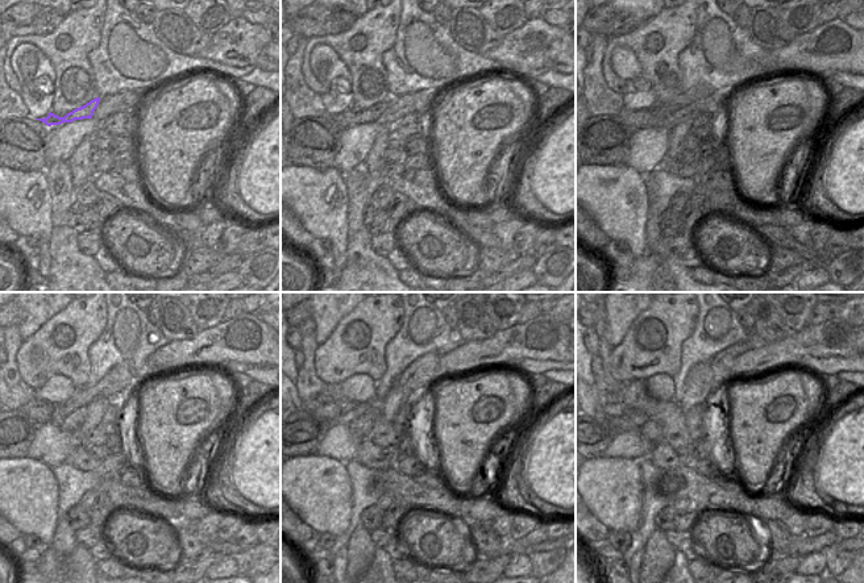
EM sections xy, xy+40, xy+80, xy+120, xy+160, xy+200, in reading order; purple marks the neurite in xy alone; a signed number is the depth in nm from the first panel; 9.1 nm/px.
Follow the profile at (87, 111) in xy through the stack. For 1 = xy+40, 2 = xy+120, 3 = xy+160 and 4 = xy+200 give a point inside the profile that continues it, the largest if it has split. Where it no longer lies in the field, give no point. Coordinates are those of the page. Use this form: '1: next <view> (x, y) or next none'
1: next xy+40 (347, 119)
2: next xy+120 (41, 412)
3: next xy+160 (323, 405)
4: next xy+200 (611, 403)

